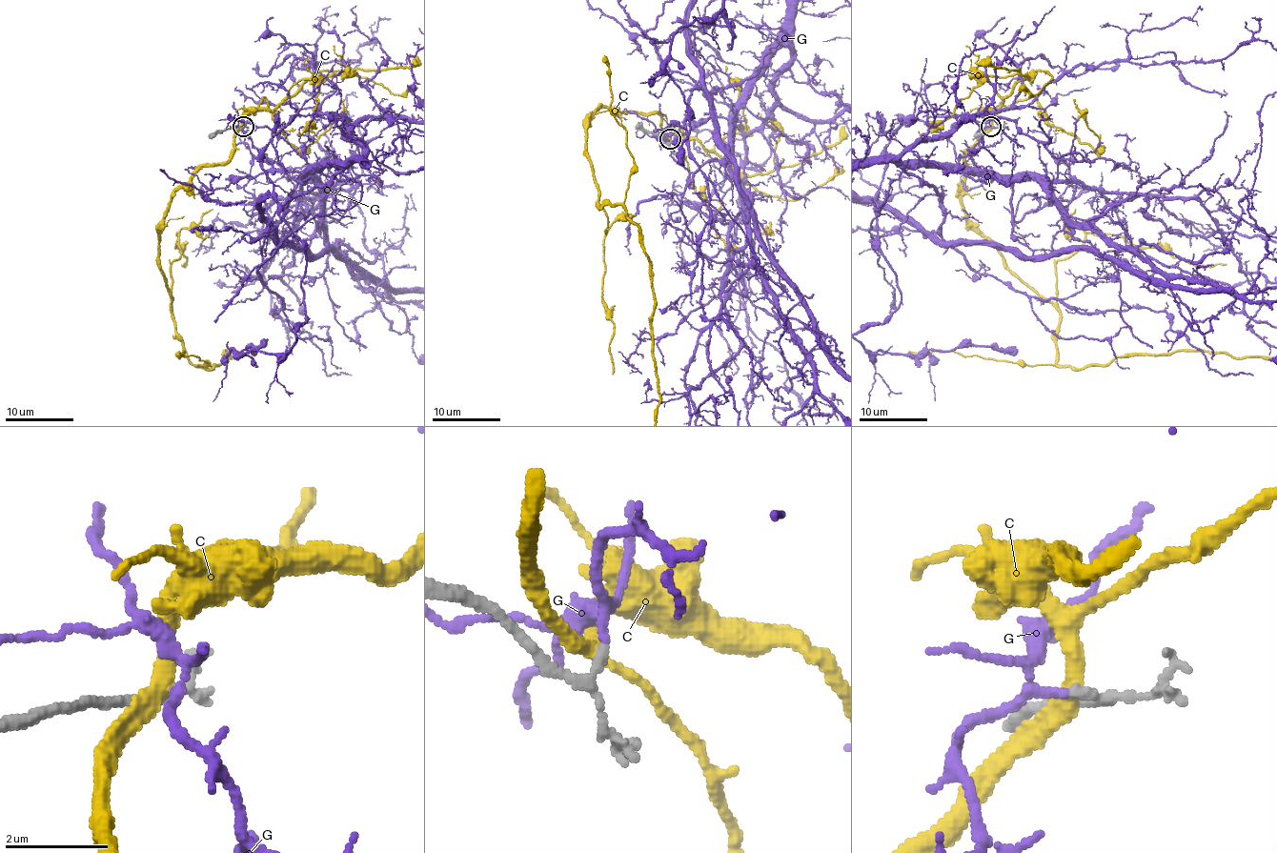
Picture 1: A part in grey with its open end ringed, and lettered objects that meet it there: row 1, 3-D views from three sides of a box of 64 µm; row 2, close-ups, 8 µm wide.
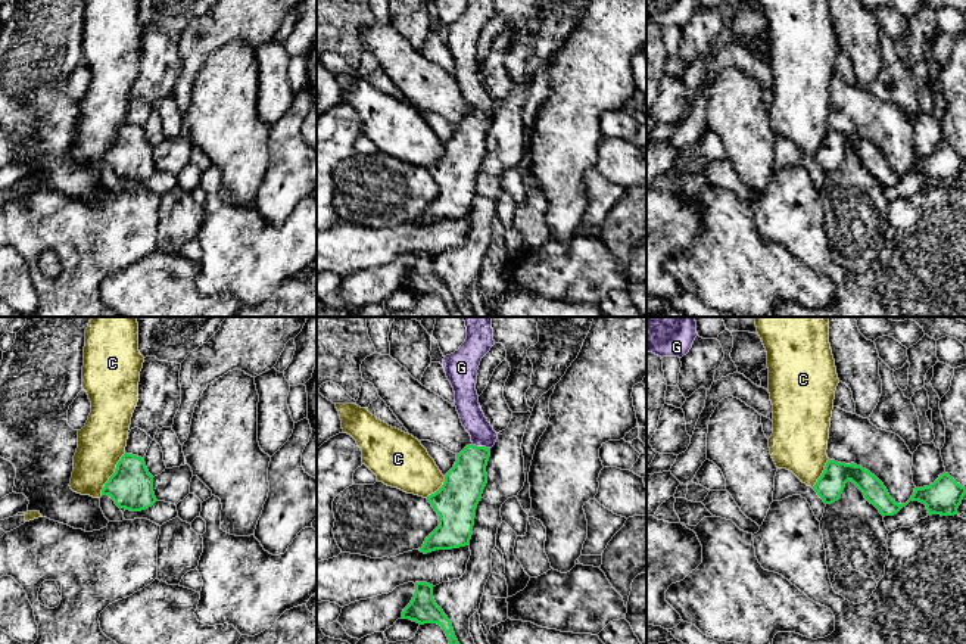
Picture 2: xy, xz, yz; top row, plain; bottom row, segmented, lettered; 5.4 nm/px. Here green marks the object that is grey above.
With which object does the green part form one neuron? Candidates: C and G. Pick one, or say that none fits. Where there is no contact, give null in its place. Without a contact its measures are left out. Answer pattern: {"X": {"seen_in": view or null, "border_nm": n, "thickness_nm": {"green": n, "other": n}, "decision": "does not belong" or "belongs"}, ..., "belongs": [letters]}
{"C": {"seen_in": "xy", "border_nm": 280, "thickness_nm": {"green": 240, "other": 260}, "decision": "does not belong"}, "G": {"seen_in": "xz", "border_nm": 110, "thickness_nm": {"green": 220, "other": 130}, "decision": "belongs"}, "belongs": ["G"]}

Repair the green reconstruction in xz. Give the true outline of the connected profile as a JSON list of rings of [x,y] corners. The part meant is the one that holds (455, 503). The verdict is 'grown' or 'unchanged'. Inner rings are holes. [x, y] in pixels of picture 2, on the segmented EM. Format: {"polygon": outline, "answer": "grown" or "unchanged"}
{"polygon": [[[464,317],[467,339],[443,358],[443,368],[455,392],[455,407],[461,423],[471,436],[443,485],[427,501],[439,516],[439,526],[426,538],[421,553],[452,550],[470,544],[476,508],[487,483],[486,466],[490,448],[498,439],[479,404],[476,391],[482,358],[495,345],[492,317]]], "answer": "grown"}

